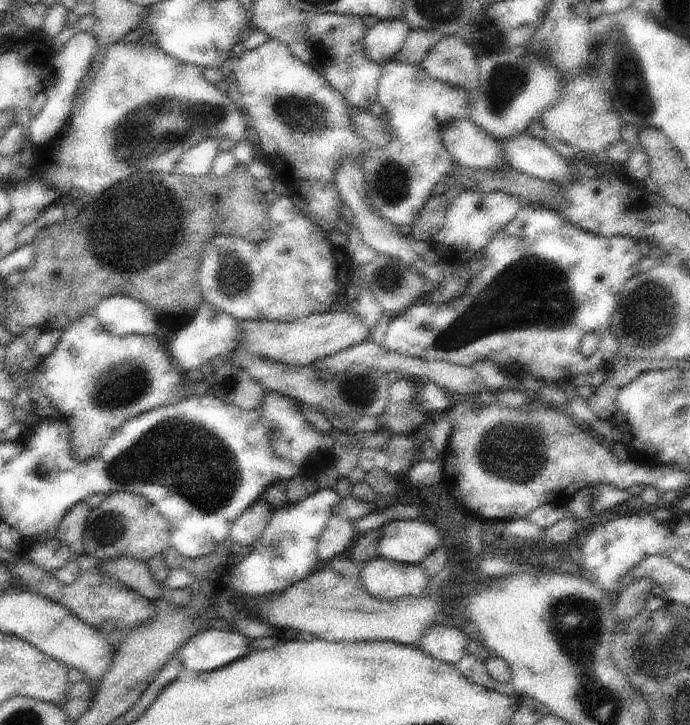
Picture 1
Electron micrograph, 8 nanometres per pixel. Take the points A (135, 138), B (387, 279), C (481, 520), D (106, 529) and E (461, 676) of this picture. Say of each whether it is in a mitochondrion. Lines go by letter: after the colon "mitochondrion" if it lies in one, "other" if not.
A: mitochondrion
B: mitochondrion
C: other
D: mitochondrion
E: other

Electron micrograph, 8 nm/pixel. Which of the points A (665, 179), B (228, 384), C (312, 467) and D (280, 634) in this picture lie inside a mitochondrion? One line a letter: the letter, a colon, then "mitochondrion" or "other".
A: other
B: other
C: other
D: other

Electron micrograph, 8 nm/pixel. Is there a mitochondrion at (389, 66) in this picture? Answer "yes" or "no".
no

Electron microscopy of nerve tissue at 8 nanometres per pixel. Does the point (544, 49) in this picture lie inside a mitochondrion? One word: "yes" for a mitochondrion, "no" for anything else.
yes

